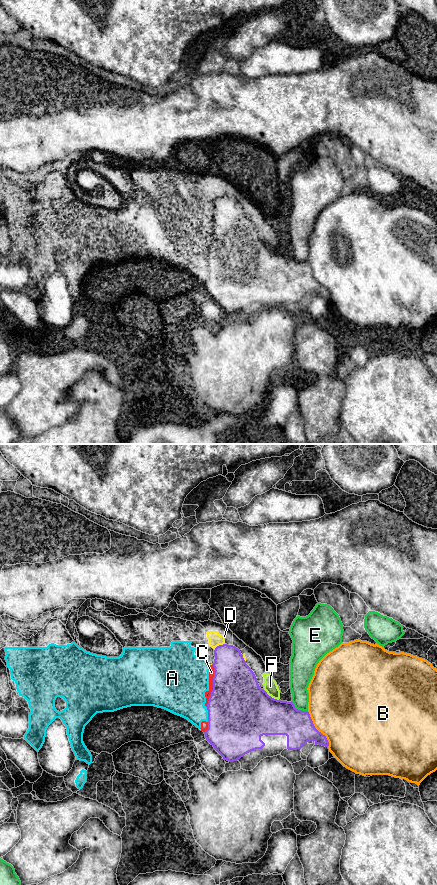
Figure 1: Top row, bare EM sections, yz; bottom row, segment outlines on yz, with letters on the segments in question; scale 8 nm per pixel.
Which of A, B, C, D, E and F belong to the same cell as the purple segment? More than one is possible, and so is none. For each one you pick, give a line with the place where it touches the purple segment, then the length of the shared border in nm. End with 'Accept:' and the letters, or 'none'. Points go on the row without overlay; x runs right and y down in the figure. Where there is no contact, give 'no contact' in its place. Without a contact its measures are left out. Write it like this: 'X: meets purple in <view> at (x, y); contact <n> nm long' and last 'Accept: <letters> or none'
Accept: none

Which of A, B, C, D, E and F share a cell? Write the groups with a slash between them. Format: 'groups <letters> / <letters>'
groups A C D F / B / E

